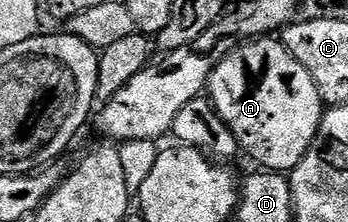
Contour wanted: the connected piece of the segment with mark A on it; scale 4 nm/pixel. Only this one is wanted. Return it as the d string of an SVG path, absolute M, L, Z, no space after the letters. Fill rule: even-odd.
M260 36L257 38L252 38L250 40L244 40L238 44L232 45L230 49L228 49L227 54L224 55L223 59L221 59L221 61L219 61L218 64L216 64L216 66L214 66L213 69L211 69L211 75L209 76L207 80L205 94L206 94L206 97L209 99L211 105L214 106L215 111L219 113L219 115L221 116L221 120L223 121L223 123L227 125L227 127L233 132L233 136L235 137L235 139L239 141L240 151L242 151L244 155L248 154L248 156L251 157L252 160L255 161L257 165L259 165L256 167L262 168L264 171L267 171L267 172L290 172L293 168L297 166L297 164L305 156L305 152L313 144L313 140L315 139L315 136L317 132L319 131L319 124L321 120L323 119L323 115L325 113L325 103L323 101L323 97L321 97L321 95L319 95L319 93L317 92L317 84L313 84L313 78L309 76L309 72L305 72L305 68L301 68L301 64L297 64L297 60L294 58L294 56L292 56L292 54L290 54L288 50L286 50L286 48L283 47L282 41L280 41L280 39L275 36Z

